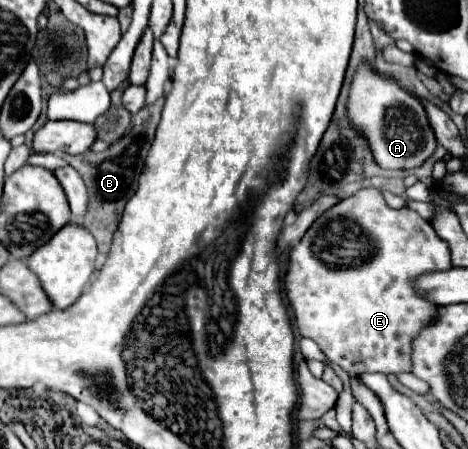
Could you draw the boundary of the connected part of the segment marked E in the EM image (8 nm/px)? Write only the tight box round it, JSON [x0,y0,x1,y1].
[285,188,451,376]

